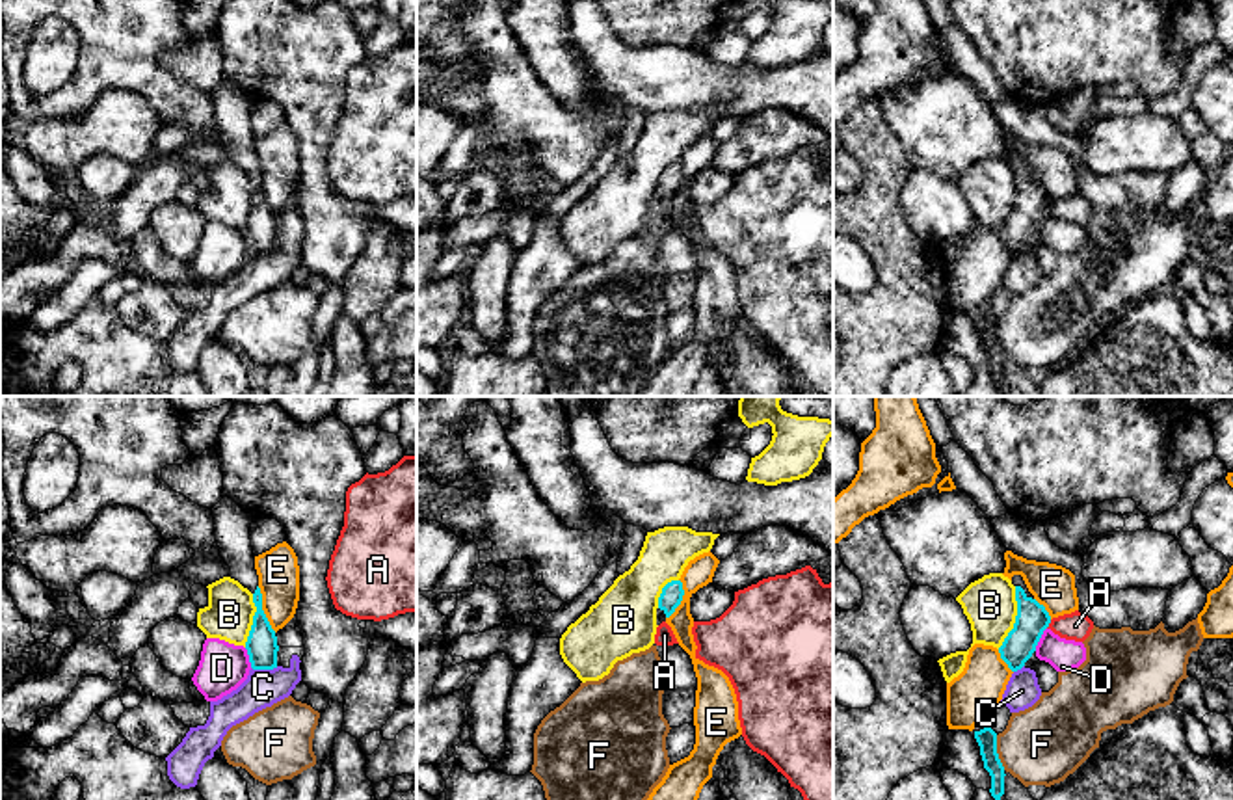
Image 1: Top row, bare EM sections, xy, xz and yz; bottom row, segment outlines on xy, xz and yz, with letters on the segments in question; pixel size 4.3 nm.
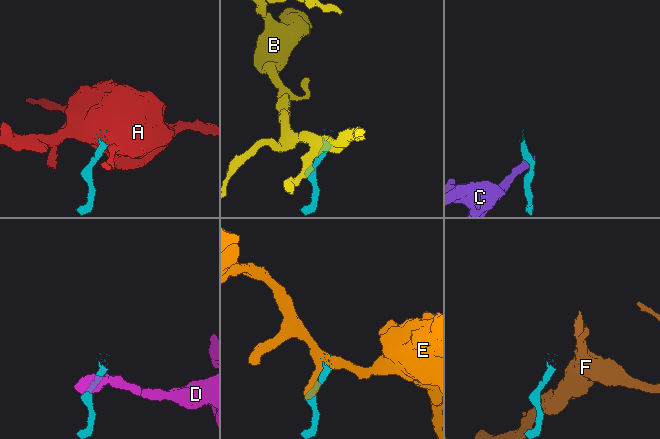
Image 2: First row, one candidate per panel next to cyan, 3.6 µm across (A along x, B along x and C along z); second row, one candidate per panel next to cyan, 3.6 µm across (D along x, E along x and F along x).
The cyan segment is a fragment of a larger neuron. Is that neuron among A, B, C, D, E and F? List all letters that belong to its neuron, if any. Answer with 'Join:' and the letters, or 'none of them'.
Join: none of them

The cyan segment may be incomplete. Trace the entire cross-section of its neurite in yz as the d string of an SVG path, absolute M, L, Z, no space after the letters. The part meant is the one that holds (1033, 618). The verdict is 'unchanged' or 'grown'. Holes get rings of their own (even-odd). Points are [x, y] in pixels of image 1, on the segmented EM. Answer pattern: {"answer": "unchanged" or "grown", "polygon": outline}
{"answer": "grown", "polygon": "M1014 575L1012 584L1015 586L1017 616L1014 629L1004 638L999 653L1008 668L1017 672L1036 651L1043 631L1051 623L1051 616L1028 592L1021 575Z"}

